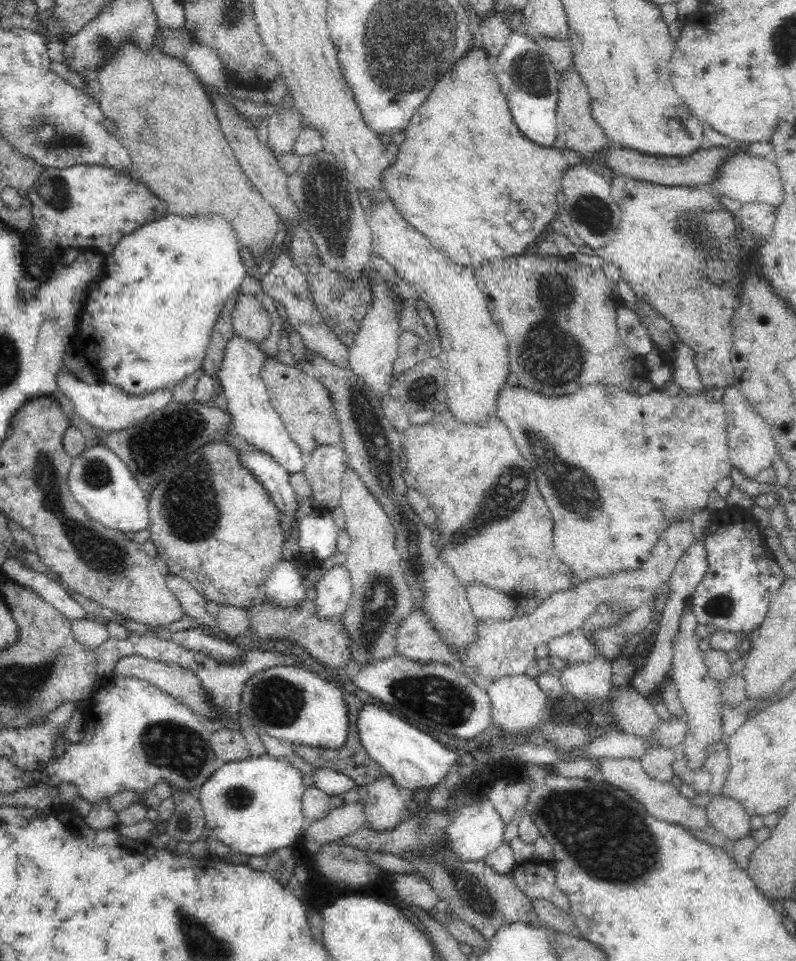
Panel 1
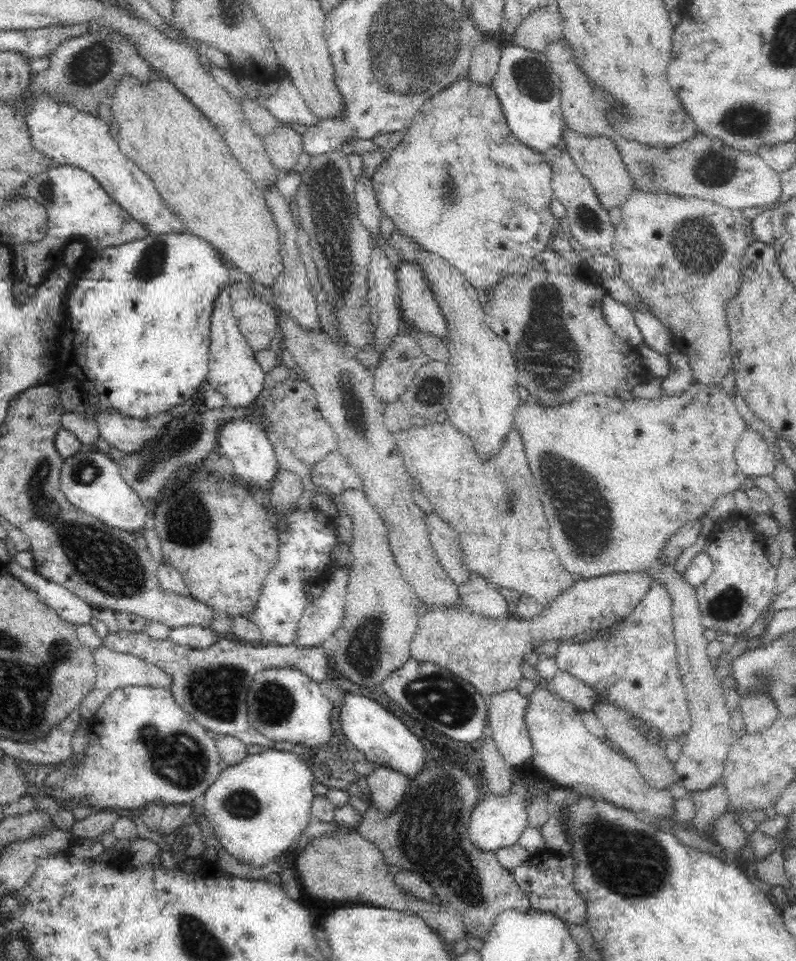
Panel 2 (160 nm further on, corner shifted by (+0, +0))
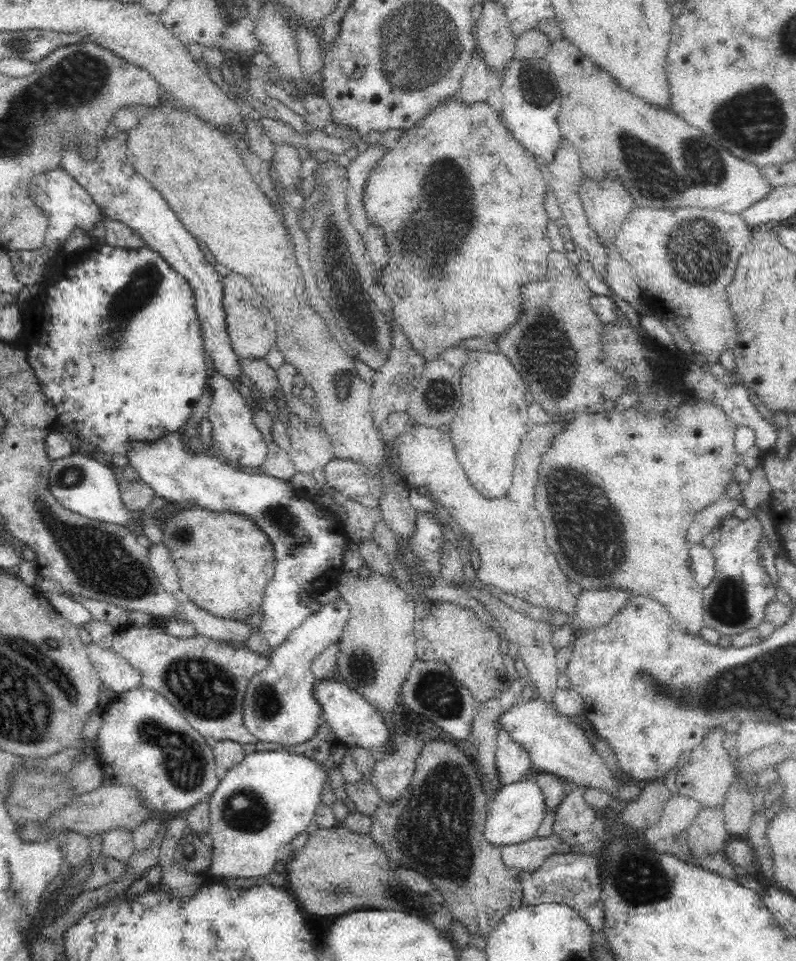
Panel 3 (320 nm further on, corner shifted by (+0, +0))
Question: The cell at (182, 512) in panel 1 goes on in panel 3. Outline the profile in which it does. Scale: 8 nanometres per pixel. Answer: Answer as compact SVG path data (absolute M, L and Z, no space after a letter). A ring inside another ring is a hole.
M190 508L172 515L162 526L163 543L172 553L176 563L180 590L196 607L220 619L246 621L261 610L265 586L272 580L275 572L275 560L272 543L268 537L252 523L252 519L234 513L205 512L200 508Z

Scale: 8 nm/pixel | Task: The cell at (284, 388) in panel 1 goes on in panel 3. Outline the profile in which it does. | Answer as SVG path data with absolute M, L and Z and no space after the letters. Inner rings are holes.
M292 415L286 430L291 442L288 453L296 472L310 474L332 460L332 445L323 426L304 425Z

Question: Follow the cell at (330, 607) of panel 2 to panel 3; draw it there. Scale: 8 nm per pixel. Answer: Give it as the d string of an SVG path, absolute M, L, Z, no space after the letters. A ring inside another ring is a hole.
M342 598L330 601L329 604L322 605L317 613L308 615L299 627L296 627L286 640L274 648L268 656L268 664L262 672L250 679L247 684L246 694L243 699L243 724L244 727L256 737L257 744L260 746L270 746L274 744L302 744L308 742L317 732L321 723L321 707L313 696L314 682L316 682L314 673L311 669L312 661L319 657L328 645L339 640L344 627L350 618L349 604Z

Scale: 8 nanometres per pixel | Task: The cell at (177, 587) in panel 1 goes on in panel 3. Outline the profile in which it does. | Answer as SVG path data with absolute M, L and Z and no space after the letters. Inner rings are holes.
M163 542L151 544L148 548L148 560L163 589L172 594L178 592L180 583L177 566L167 546Z

